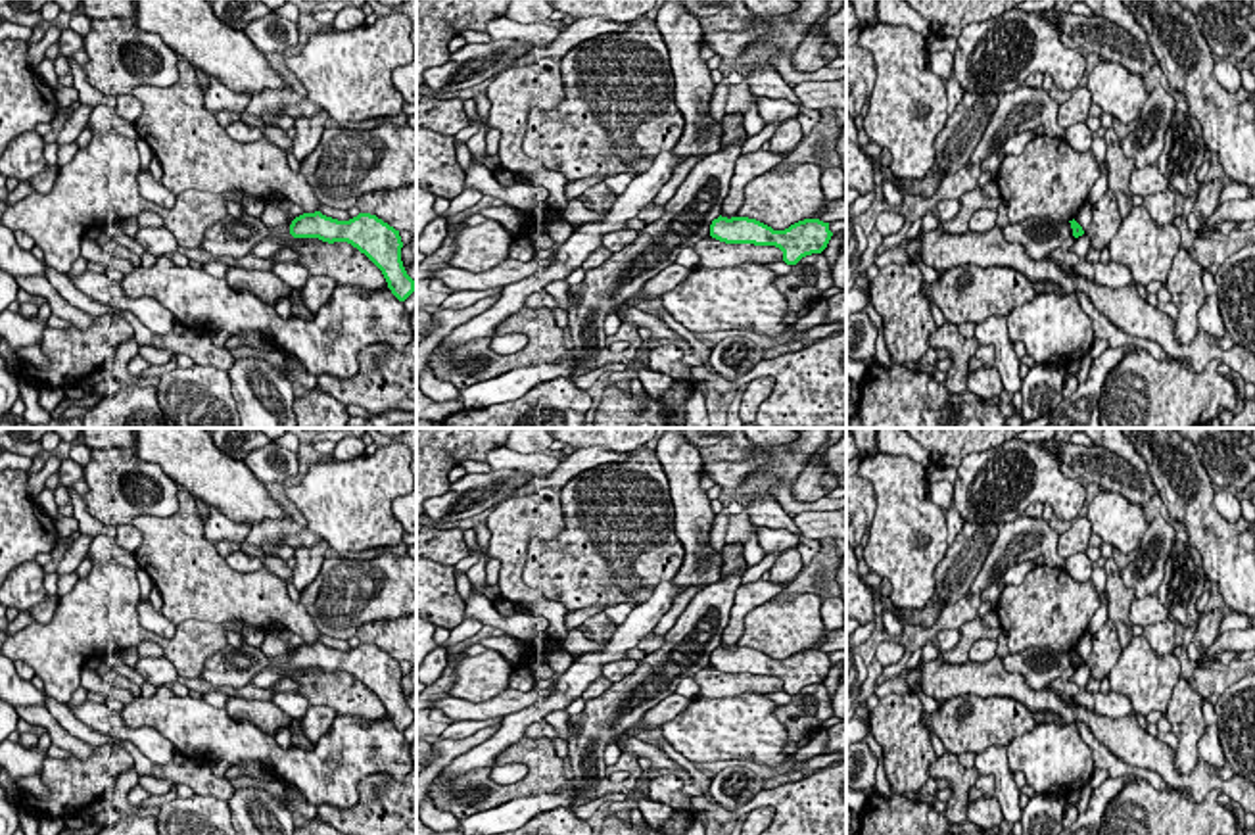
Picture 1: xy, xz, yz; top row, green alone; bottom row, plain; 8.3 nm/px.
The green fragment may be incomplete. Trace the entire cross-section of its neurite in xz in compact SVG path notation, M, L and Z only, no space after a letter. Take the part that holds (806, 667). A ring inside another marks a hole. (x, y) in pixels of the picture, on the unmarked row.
M720 645L710 655L710 666L725 674L775 676L787 695L796 695L806 685L821 683L833 662L829 653L819 649L804 649L785 660L773 660L756 649Z

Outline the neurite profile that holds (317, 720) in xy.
M309 706L301 718L305 737L315 745L330 729L336 716L330 706Z

